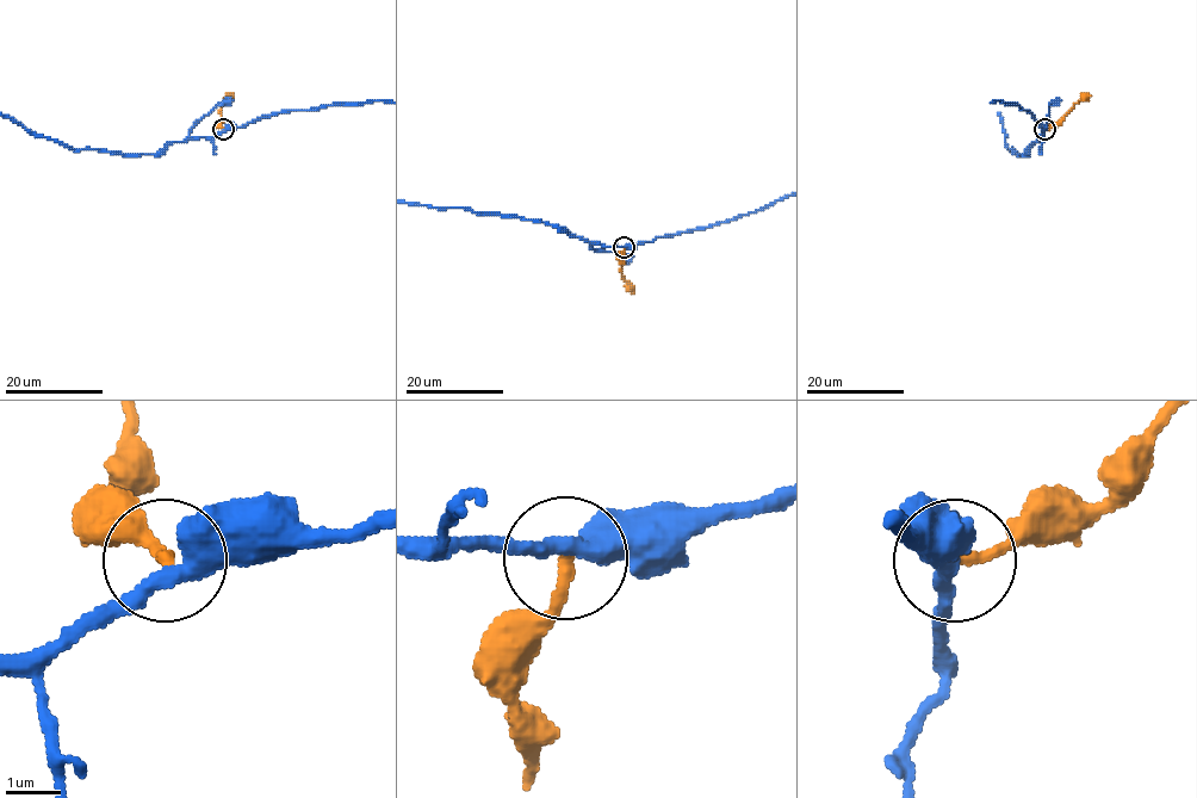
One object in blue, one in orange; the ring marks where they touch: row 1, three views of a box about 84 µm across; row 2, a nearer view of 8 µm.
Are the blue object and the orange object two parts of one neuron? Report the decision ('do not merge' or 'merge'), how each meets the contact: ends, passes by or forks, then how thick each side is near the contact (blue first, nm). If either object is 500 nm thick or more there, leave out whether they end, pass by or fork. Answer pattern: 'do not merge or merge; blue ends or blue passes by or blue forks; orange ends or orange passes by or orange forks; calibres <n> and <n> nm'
do not merge; blue passes by; orange ends; calibres 380 and 240 nm

